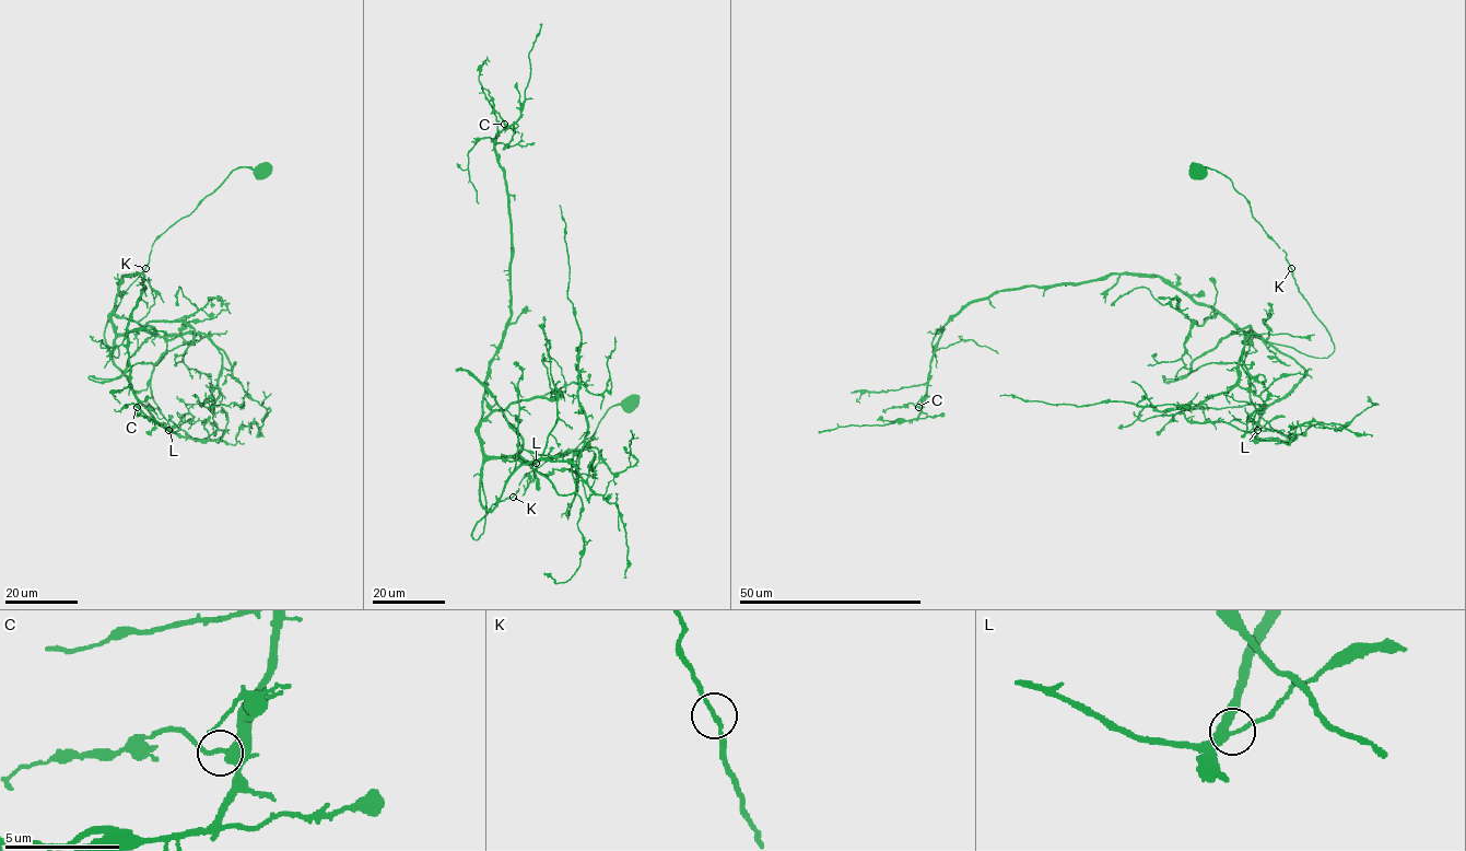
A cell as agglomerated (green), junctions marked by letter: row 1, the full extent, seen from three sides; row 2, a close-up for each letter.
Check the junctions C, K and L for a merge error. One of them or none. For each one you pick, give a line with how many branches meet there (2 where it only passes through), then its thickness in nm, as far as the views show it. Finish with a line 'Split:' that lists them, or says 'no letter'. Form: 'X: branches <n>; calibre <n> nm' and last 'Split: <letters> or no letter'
Split: no letter

